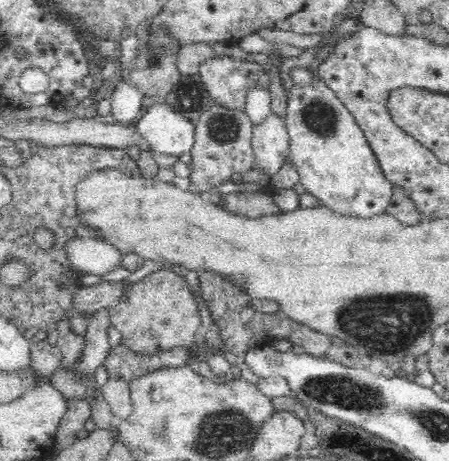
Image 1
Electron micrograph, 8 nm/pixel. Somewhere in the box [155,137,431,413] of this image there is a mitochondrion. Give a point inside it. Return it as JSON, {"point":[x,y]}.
{"point":[336,388]}

